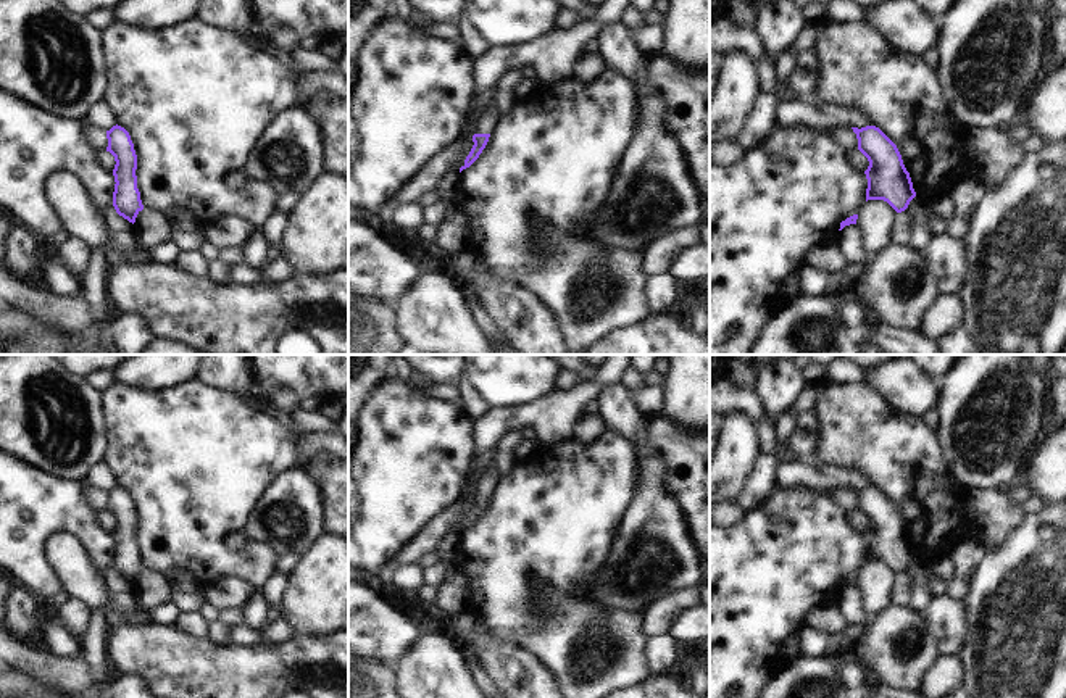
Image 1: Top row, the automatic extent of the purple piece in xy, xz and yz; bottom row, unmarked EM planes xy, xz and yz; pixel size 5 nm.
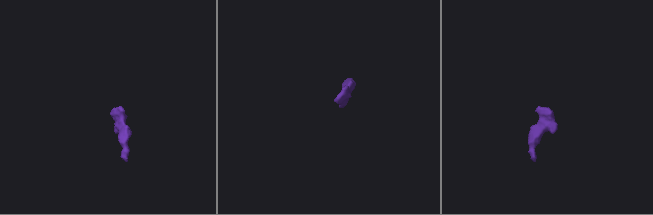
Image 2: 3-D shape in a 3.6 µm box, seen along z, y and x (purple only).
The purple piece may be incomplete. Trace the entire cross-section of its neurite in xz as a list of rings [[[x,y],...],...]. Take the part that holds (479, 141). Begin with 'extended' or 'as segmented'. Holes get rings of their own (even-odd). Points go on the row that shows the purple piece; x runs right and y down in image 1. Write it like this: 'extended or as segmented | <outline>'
extended | [[[492,103],[490,106],[485,108],[485,111],[482,113],[481,119],[476,124],[476,132],[473,135],[473,148],[469,152],[469,155],[464,160],[464,164],[460,168],[460,172],[466,168],[469,168],[482,153],[482,150],[485,148],[490,132],[493,129],[493,126],[498,121],[498,113],[495,110],[495,105]]]

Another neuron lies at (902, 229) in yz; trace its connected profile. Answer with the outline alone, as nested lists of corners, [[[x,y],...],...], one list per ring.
[[[906,210],[902,213],[897,213],[892,242],[897,245],[902,245],[905,248],[910,248],[911,231],[913,231],[913,219],[911,219],[910,213]]]

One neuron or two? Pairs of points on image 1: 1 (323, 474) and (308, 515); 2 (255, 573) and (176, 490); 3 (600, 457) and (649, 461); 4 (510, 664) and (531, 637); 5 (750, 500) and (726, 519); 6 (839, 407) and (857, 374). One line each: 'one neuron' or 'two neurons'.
1: two neurons
2: one neuron
3: two neurons
4: two neurons
5: two neurons
6: two neurons

